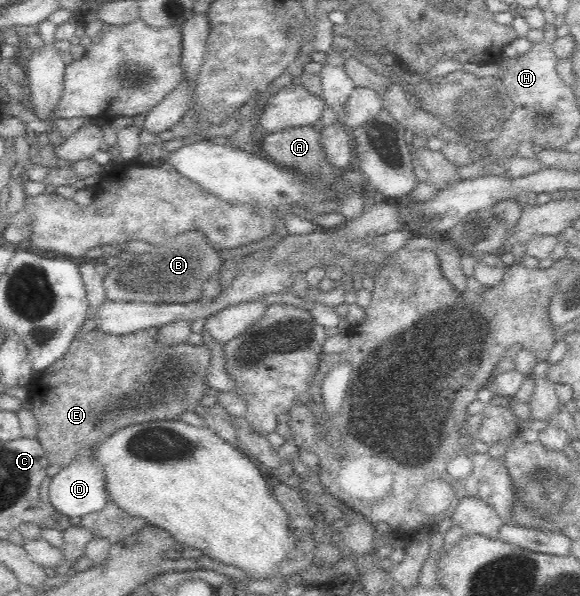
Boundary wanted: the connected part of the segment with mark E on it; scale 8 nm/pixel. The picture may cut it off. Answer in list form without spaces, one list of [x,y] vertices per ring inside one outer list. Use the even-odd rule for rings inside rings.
[[[155,328],[132,334],[113,336],[101,330],[89,334],[79,332],[69,350],[57,362],[47,366],[30,382],[31,412],[38,422],[37,440],[47,453],[49,465],[66,468],[87,447],[102,443],[113,432],[125,428],[123,424],[141,424],[151,420],[173,420],[183,412],[193,412],[201,400],[211,393],[206,380],[211,350],[203,343],[165,344],[159,341]]]

